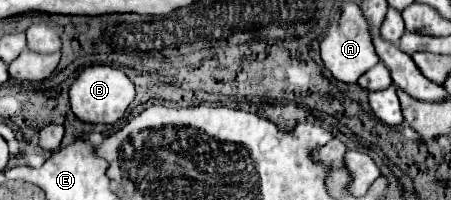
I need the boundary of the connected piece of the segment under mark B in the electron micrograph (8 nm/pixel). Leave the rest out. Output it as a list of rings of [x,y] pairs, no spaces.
[[[110,65],[86,67],[70,87],[72,113],[86,123],[116,123],[124,117],[128,105],[134,101],[134,83],[122,69]]]

